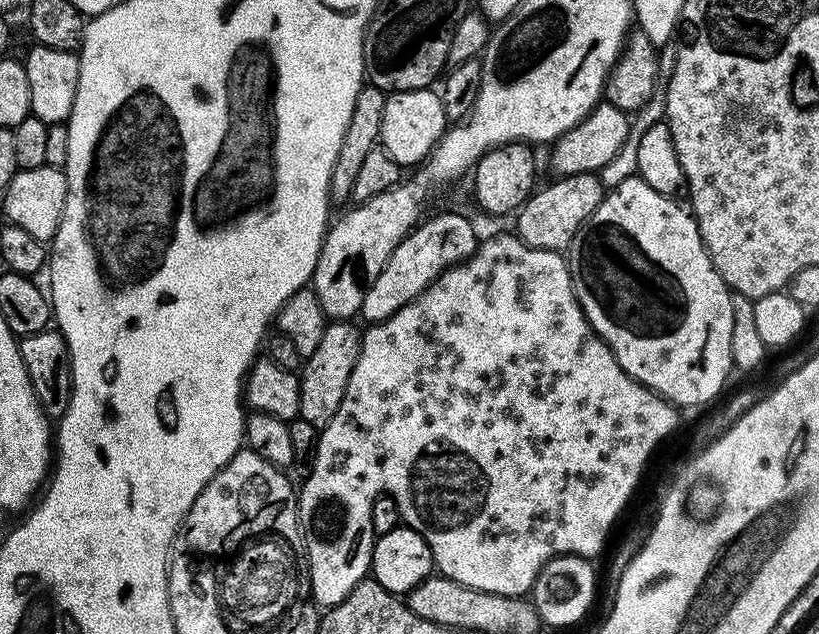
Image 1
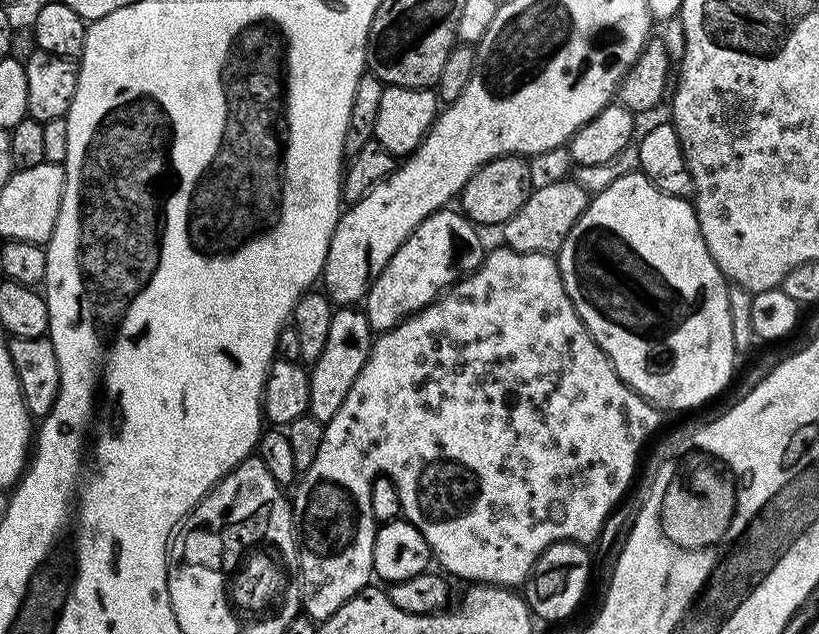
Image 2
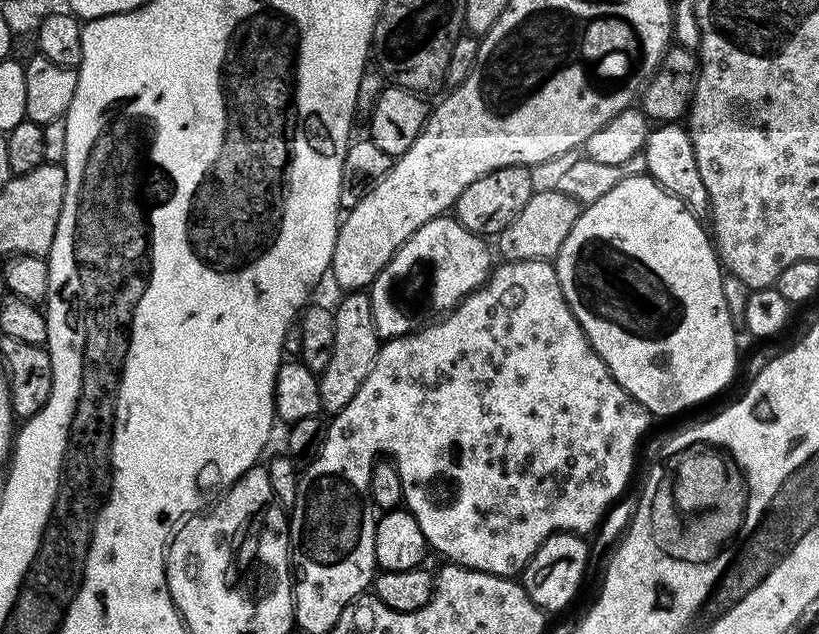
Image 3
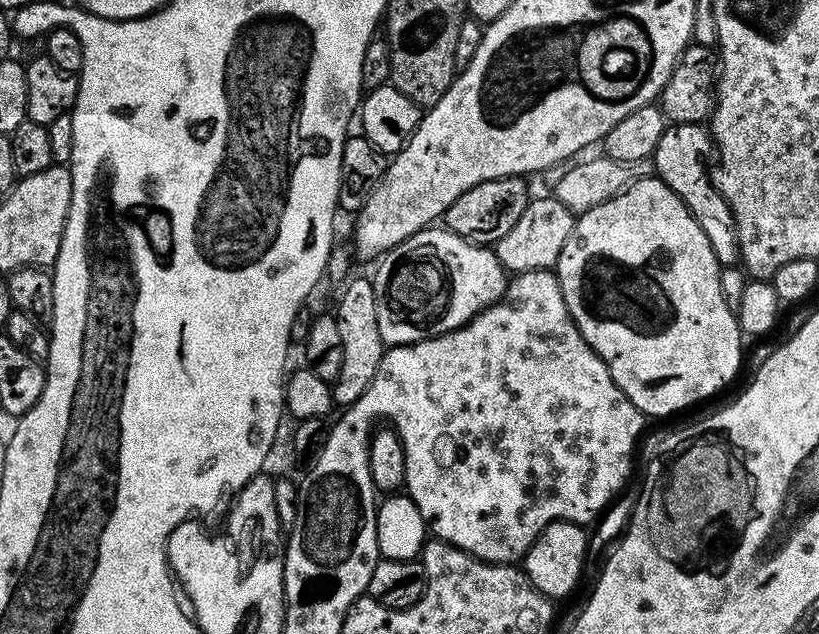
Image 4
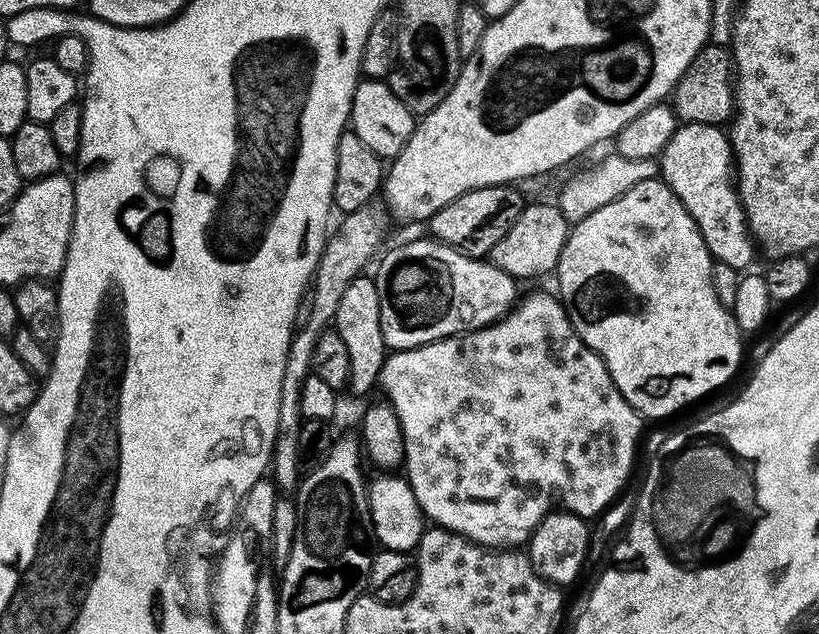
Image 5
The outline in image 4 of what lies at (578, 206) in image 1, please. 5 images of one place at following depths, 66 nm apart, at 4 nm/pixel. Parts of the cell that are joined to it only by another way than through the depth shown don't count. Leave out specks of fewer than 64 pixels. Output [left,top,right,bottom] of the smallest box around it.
[494,195,576,273]

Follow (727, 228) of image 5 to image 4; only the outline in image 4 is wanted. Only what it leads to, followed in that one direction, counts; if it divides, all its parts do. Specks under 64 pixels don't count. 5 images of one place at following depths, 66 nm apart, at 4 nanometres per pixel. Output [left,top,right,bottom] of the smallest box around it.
[654,123,738,266]

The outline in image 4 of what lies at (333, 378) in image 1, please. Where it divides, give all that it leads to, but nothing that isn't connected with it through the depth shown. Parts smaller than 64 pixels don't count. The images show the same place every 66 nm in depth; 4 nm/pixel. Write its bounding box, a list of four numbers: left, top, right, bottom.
[331,278,386,406]

